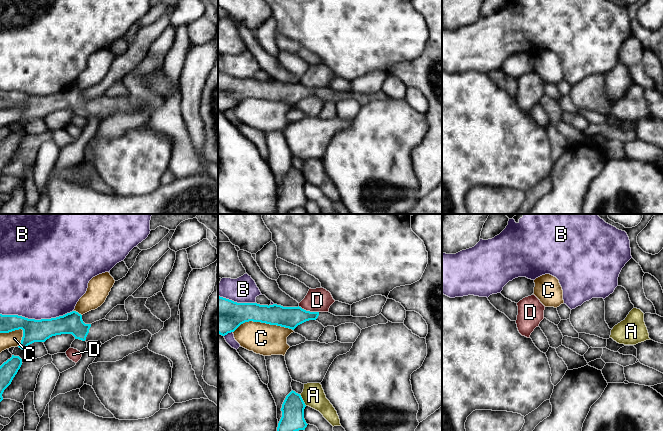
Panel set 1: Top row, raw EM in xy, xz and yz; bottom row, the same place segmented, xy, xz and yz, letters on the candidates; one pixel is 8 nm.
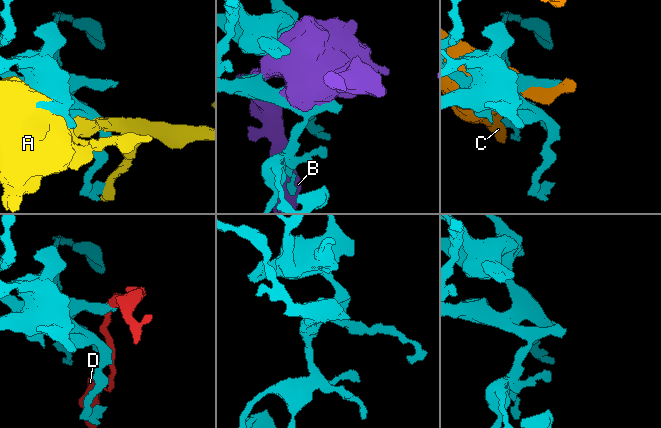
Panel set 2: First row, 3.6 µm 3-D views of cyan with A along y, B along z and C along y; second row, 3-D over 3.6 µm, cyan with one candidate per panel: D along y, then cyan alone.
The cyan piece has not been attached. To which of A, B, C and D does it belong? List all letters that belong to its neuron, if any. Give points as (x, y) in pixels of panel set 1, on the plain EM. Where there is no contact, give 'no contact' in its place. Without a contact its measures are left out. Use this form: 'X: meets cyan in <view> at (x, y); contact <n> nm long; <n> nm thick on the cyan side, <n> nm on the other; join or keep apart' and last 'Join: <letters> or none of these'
A: meets cyan in xz at (302, 176); contact 110 nm long; 190 nm thick on the cyan side, 180 nm on the other; keep apart
B: meets cyan in xy at (36, 96); contact 600 nm long; 180 nm thick on the cyan side, 480 nm on the other; keep apart
C: meets cyan in xz at (262, 98); contact 480 nm long; 200 nm thick on the cyan side, 260 nm on the other; keep apart
D: meets cyan in xz at (308, 87); contact 180 nm long; 180 nm thick on the cyan side, 190 nm on the other; keep apart
Join: none of these

